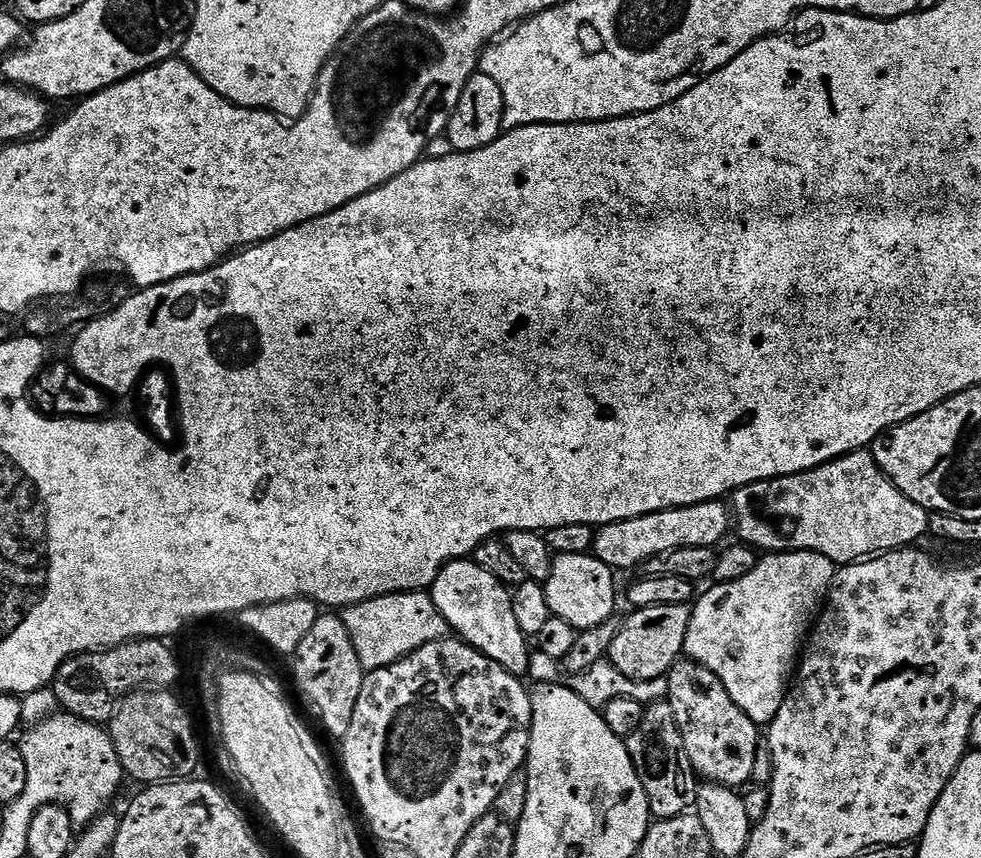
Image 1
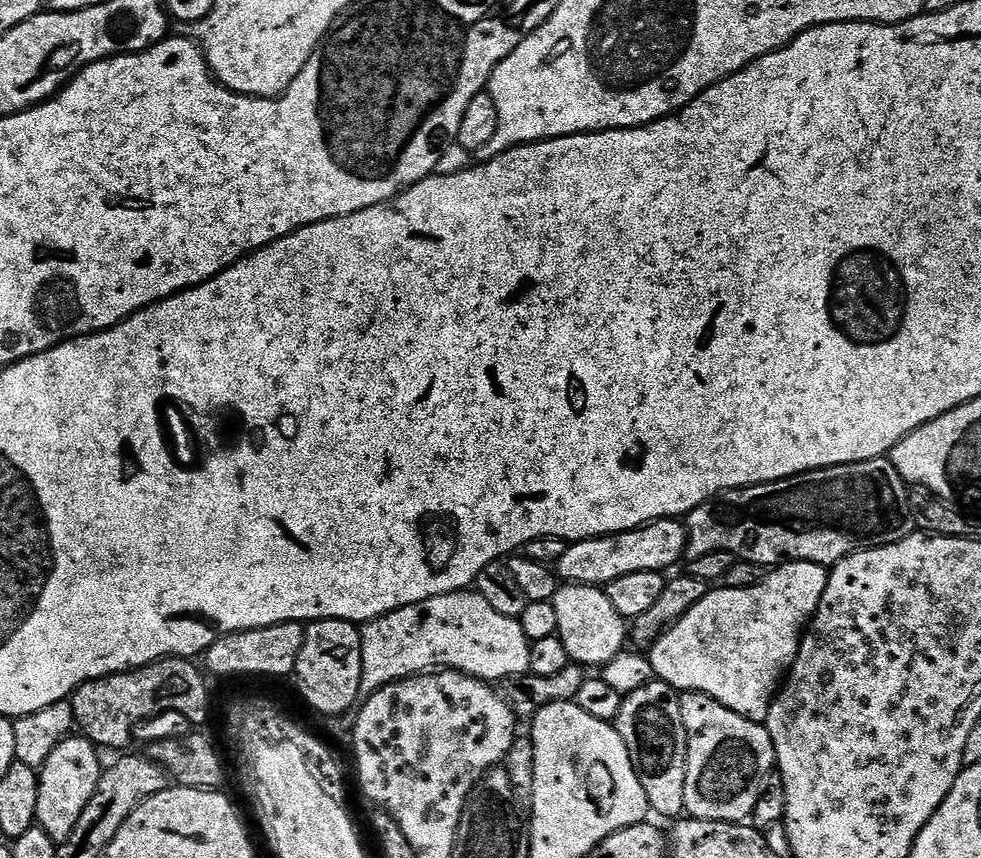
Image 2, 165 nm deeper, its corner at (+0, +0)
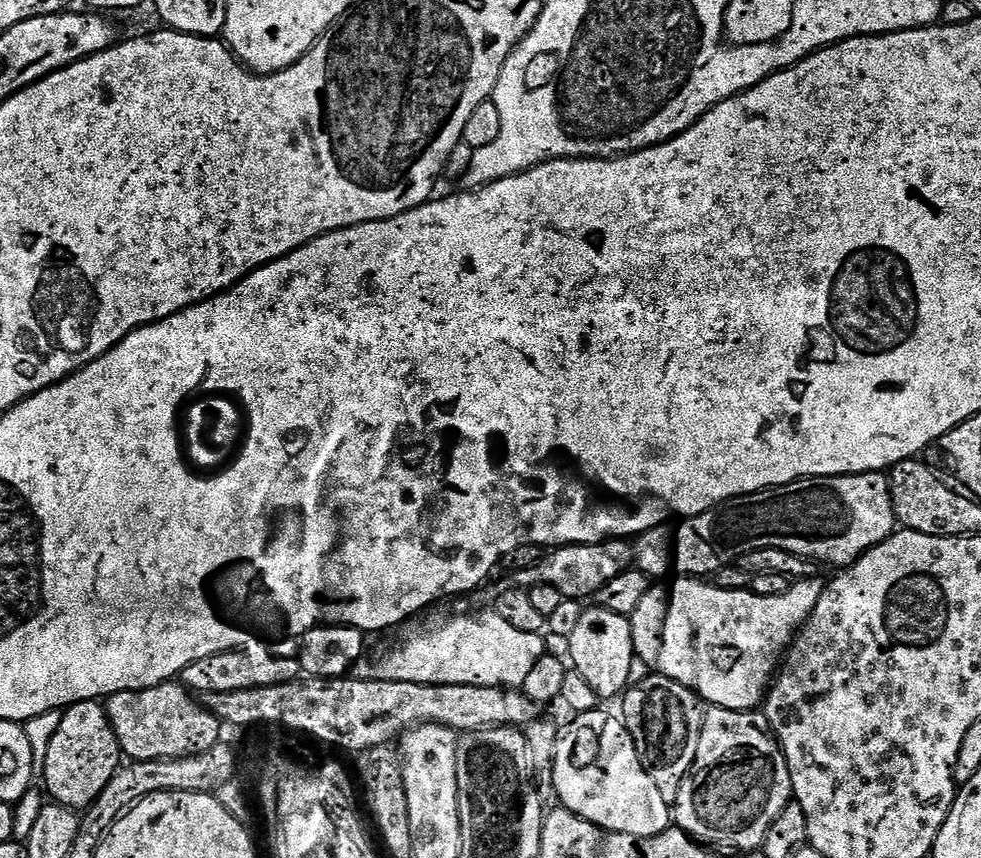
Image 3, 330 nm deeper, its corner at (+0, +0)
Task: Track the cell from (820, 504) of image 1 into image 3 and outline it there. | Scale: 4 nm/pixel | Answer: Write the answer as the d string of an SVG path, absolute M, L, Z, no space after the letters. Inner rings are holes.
M859 472L849 476L809 476L807 480L795 480L777 488L763 488L761 492L755 492L749 496L735 496L733 500L727 500L726 503L719 504L717 508L711 508L697 516L681 519L677 524L669 522L651 528L650 531L635 537L634 564L639 571L645 572L650 578L668 575L668 577L671 577L673 574L680 578L708 578L725 565L731 565L733 561L746 552L752 552L756 548L773 548L774 550L790 550L790 554L798 554L802 558L815 562L817 565L833 564L836 570L843 570L855 564L865 552L869 552L871 548L878 546L886 538L890 538L892 533L897 531L897 528L898 521L894 512L894 502L892 501L892 482L884 472Z

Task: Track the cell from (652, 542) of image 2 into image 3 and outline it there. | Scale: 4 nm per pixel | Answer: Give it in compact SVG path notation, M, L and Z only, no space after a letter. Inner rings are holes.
M617 538L614 540L604 540L600 544L566 544L555 550L549 551L547 555L545 555L544 559L539 560L532 568L527 568L526 570L522 570L521 572L515 573L514 580L519 587L522 588L533 588L534 586L538 586L539 584L545 584L546 586L550 586L554 590L558 590L561 594L564 595L565 600L579 600L581 602L587 601L588 599L595 597L595 594L598 590L602 590L602 586L606 586L606 582L610 582L610 578L618 578L618 574L622 574L623 572L629 571L633 567L634 564L634 548L631 543L627 539Z

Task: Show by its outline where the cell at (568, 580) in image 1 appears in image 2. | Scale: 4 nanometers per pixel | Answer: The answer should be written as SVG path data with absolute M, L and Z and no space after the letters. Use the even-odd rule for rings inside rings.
M565 583L556 591L551 602L558 614L558 635L562 646L566 646L566 654L571 663L588 670L596 667L599 669L609 664L619 652L625 651L630 636L629 625L618 614L618 610L614 610L603 587Z

